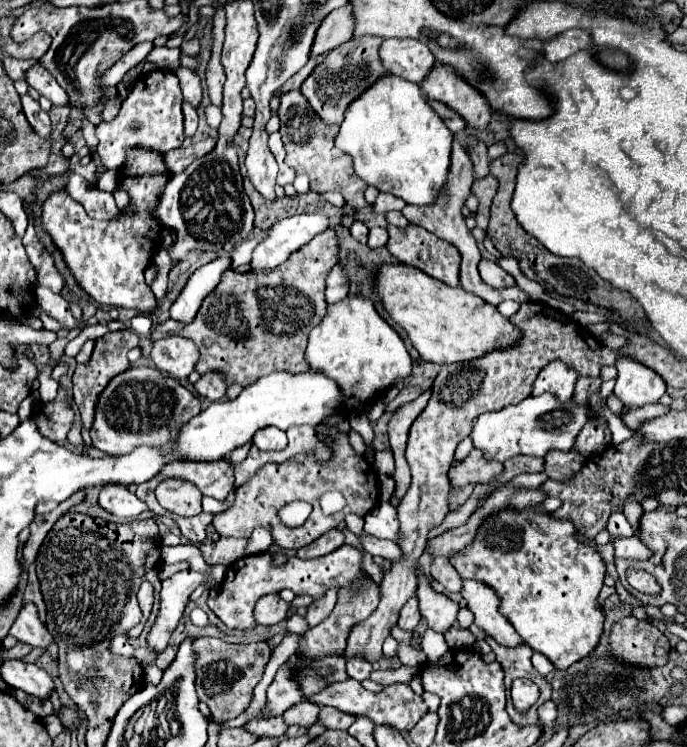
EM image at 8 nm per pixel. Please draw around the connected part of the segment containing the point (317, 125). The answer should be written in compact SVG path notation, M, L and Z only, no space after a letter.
M288 91L280 97L280 107L278 107L278 117L280 117L280 135L286 147L286 163L296 169L298 175L308 175L310 177L310 189L314 193L326 193L326 191L338 191L344 195L346 203L354 209L366 207L364 191L366 191L366 181L362 181L352 167L350 155L342 153L334 145L334 137L338 135L340 125L324 125L322 119L314 113L314 109L308 105L306 97L300 91Z

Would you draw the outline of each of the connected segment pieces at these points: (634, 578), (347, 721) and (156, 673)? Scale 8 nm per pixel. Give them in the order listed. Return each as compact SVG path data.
M628 569L628 583L646 595L658 595L660 593L660 585L654 581L652 573L646 571L636 571L636 569Z
M322 707L319 713L318 723L326 725L328 729L347 730L356 721L354 715L339 711L334 707Z
M148 664L144 671L144 681L151 684L160 683L163 676L163 671L160 670L155 664Z

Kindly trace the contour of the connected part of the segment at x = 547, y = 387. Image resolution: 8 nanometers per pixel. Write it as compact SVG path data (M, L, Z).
M550 361L538 375L532 395L554 393L560 401L568 401L574 393L578 373L564 361Z

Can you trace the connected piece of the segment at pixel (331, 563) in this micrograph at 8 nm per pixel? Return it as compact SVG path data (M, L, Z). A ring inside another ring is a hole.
M342 545L330 555L318 557L318 559L298 559L290 557L286 565L274 567L270 561L270 553L258 553L258 555L248 555L236 563L232 563L226 569L224 581L220 585L218 597L208 597L208 607L216 613L216 617L230 629L244 631L256 627L254 619L254 605L260 597L270 595L270 593L280 593L282 589L292 589L296 595L312 595L314 599L320 599L332 585L348 587L360 577L360 551Z

